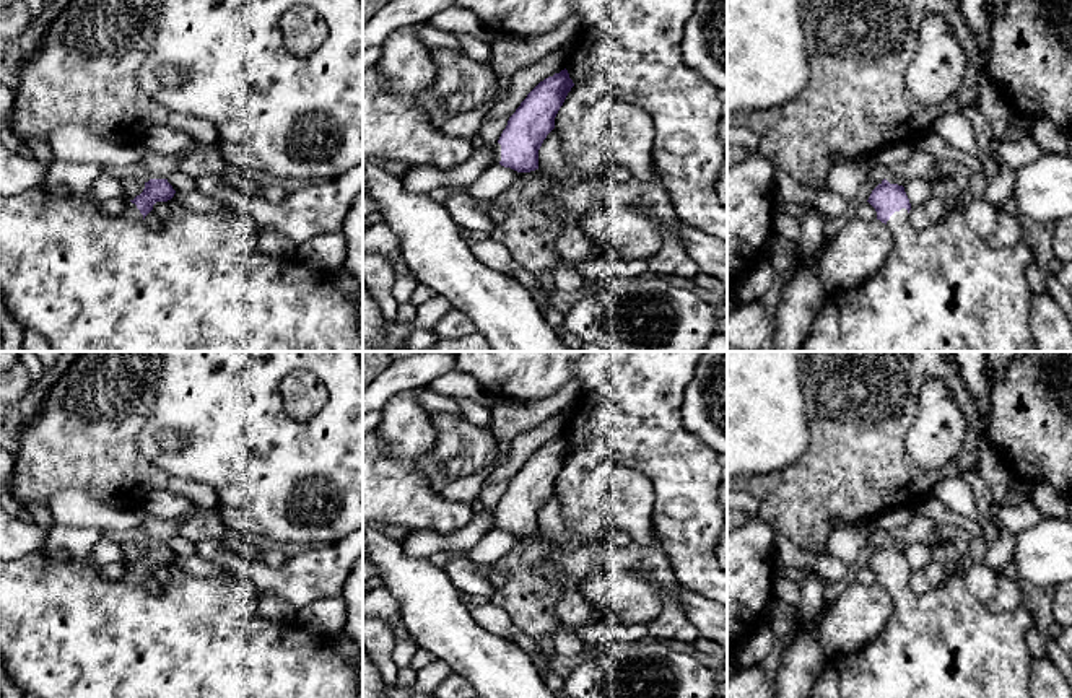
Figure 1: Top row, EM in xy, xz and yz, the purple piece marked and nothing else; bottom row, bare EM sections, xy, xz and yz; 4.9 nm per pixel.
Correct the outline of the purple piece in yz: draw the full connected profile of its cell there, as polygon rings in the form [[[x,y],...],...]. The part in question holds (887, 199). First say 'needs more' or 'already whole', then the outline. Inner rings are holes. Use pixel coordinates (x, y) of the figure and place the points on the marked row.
needs more | [[[883,179],[867,200],[877,212],[877,220],[885,223],[891,233],[893,247],[877,273],[865,280],[861,286],[841,293],[828,294],[820,312],[812,322],[810,334],[799,351],[1039,351],[1031,335],[1031,296],[1033,291],[1026,280],[1026,268],[1036,264],[1036,251],[1026,242],[1018,241],[1010,247],[991,247],[984,239],[976,236],[965,220],[965,213],[958,208],[948,208],[945,216],[926,228],[919,229],[909,218],[911,203],[903,185],[890,184]]]

